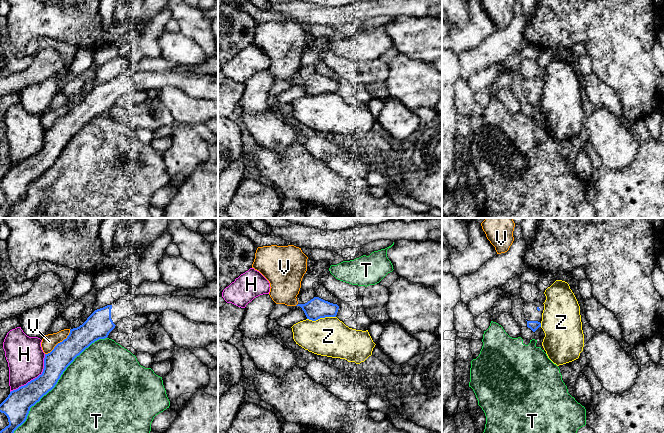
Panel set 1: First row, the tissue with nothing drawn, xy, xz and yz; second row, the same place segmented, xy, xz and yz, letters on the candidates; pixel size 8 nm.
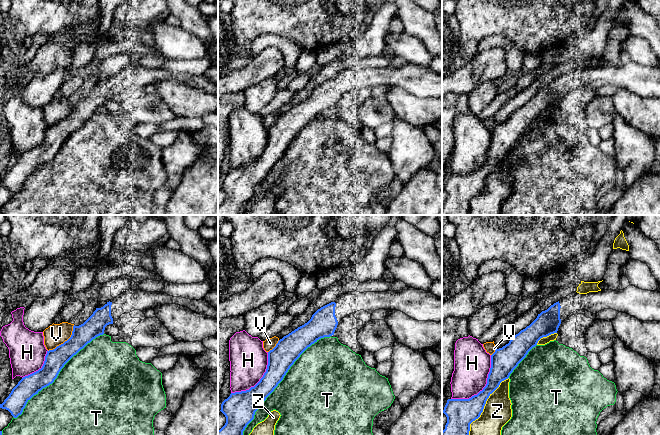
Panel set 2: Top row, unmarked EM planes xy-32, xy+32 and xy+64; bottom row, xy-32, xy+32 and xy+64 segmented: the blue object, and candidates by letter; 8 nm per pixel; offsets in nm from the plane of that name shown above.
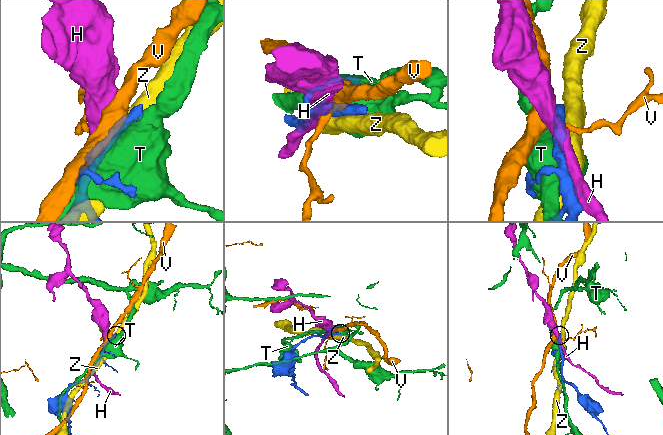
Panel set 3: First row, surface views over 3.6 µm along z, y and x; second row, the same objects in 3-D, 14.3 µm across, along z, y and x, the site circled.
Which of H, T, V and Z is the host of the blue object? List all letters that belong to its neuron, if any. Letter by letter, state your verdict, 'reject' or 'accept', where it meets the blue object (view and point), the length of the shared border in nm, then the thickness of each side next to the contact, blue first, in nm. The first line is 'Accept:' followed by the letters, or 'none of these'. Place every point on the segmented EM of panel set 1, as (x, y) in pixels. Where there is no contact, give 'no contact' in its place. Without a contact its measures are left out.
Accept: none of these
H: reject; contact xy (35, 378); length 420 nm; calibres 200 and 300 nm
T: reject; contact xy (57, 381); length 1050 nm; calibres 190 and 500 nm
V: reject; contact xy (60, 342); length 280 nm; calibres 190 and 120 nm
Z: reject; contact xz (321, 317); length 240 nm; calibres 170 and 320 nm

